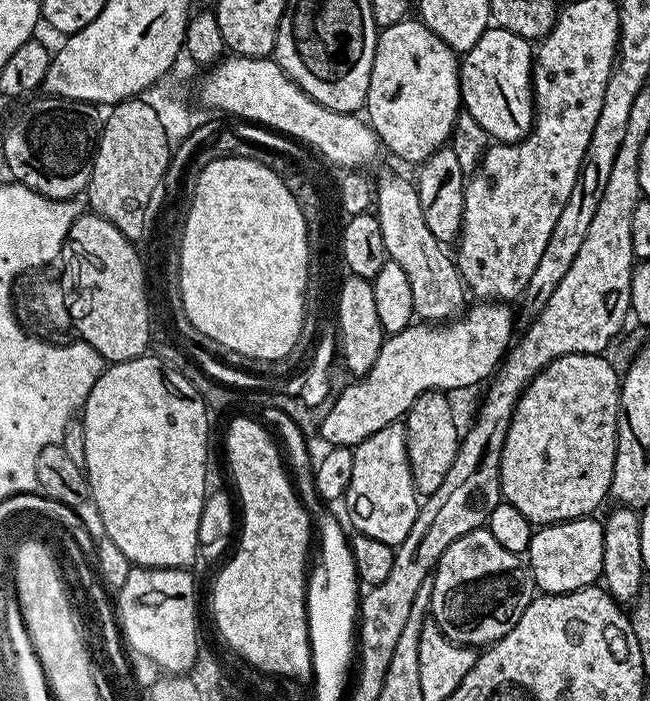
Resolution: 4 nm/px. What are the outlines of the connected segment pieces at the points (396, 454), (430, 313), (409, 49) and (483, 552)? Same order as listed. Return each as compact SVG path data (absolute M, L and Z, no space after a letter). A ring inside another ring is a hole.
M400 422L382 426L378 434L370 434L370 438L352 448L354 471L350 473L350 486L342 501L342 507L348 511L347 523L352 523L359 535L378 538L378 542L393 546L401 544L406 534L410 534L421 505L410 474L404 429Z
M388 172L380 181L375 181L374 215L382 230L382 242L388 251L388 259L402 266L410 282L415 315L424 322L447 322L461 315L465 307L466 285L455 259L444 253L445 245L426 226L415 183L396 172Z
M409 18L398 22L396 26L379 29L370 70L366 120L387 151L389 148L398 159L413 166L423 164L424 160L451 141L452 128L461 109L460 60L450 45L419 18Z
M487 527L475 528L450 542L436 564L431 582L431 619L450 642L477 650L510 634L534 598L534 581L525 561L501 546Z

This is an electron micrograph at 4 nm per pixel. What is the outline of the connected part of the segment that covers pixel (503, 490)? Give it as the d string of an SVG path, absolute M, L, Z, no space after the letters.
M579 352L569 356L560 356L545 366L534 379L524 387L524 392L518 398L512 421L506 434L506 442L502 446L502 462L500 463L500 495L510 505L518 510L532 525L560 524L564 520L588 518L605 499L609 499L612 490L612 475L614 474L614 458L616 457L616 431L620 421L620 382L621 377L616 371L615 363L607 360L607 355Z

